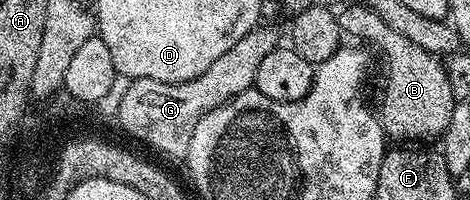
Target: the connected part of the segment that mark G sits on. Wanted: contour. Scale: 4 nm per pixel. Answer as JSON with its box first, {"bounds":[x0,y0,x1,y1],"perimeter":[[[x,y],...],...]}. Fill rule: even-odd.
{"bounds":[115,24,279,158],"perimeter":[[[258,24],[257,28],[252,29],[247,36],[239,39],[239,43],[235,43],[235,47],[231,47],[231,51],[227,51],[227,55],[219,55],[219,59],[215,59],[215,63],[211,63],[211,67],[207,67],[207,71],[203,71],[203,75],[199,75],[195,79],[187,79],[183,83],[174,85],[159,83],[155,79],[133,79],[130,86],[127,87],[127,91],[124,92],[123,99],[120,100],[115,116],[116,123],[121,124],[121,129],[127,136],[134,137],[135,140],[142,141],[143,144],[150,145],[151,148],[158,149],[159,152],[166,153],[169,157],[184,158],[189,151],[195,123],[199,123],[199,119],[203,119],[203,115],[215,111],[215,107],[225,104],[235,95],[254,88],[259,63],[263,63],[263,59],[267,59],[267,55],[271,55],[271,51],[278,48],[279,45],[276,31],[265,24]]]}

